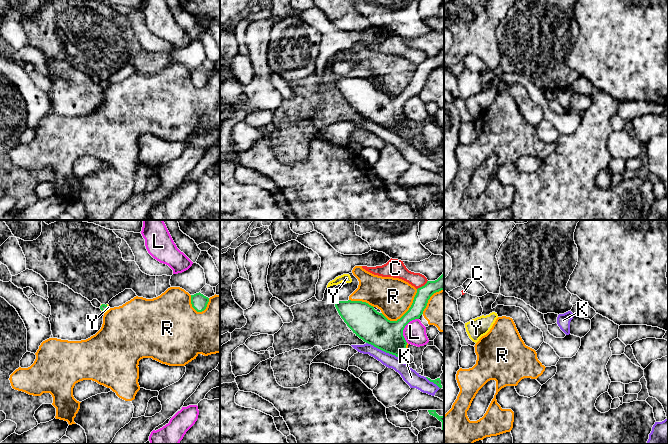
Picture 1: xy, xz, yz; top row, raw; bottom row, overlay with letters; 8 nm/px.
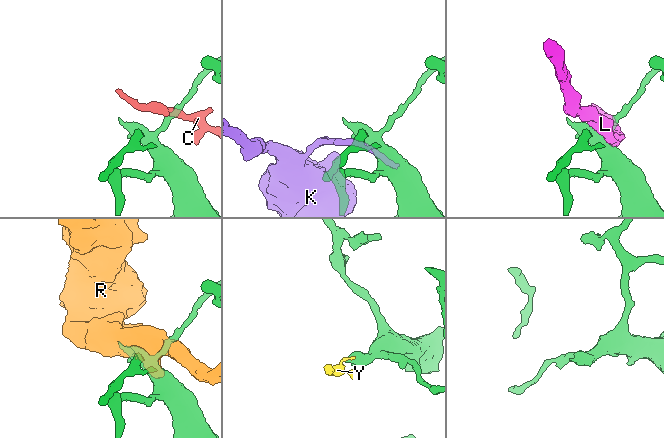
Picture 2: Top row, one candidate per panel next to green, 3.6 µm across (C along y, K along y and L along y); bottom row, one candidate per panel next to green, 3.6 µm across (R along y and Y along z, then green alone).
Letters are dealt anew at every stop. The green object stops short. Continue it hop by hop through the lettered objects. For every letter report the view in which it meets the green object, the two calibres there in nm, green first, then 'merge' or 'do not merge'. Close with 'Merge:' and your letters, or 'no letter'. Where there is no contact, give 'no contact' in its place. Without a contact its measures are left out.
C: contact in xz; calibres 120 and 140 nm; do not merge
K: contact in xz; calibres 260 and 110 nm; do not merge
L: contact in xz; calibres 260 and 180 nm; do not merge
R: contact in xz; calibres 240 and 300 nm; do not merge
Y: contact in xy; calibres 60 and 20 nm; merge
Merge: Y

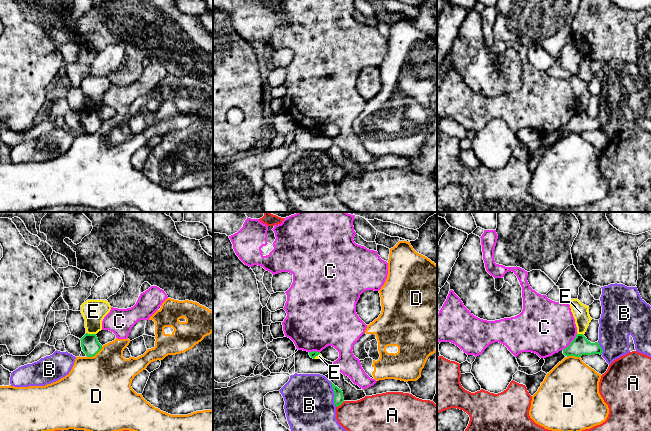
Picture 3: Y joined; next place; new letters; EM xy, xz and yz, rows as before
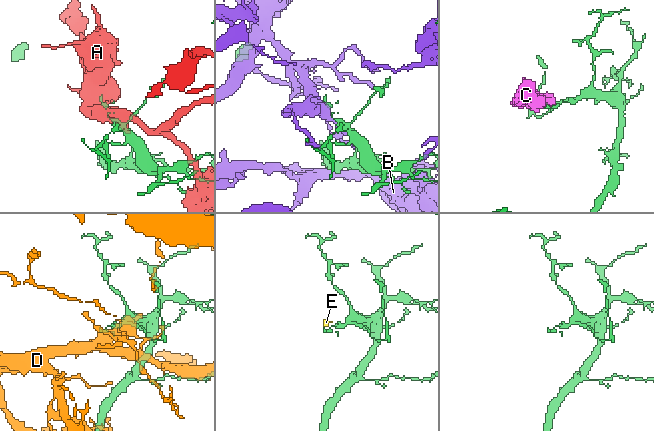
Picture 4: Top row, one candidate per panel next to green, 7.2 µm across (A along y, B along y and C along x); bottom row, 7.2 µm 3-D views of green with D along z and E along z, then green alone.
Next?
A: contact in xz; calibres 80 and 280 nm; do not merge
B: contact in xz; calibres 80 and 400 nm; do not merge
C: contact in yz; calibres 150 and 440 nm; do not merge
D: contact in xy; calibres 150 and 480 nm; do not merge
E: contact in xy; calibres 150 and 190 nm; do not merge
Merge: no letter

